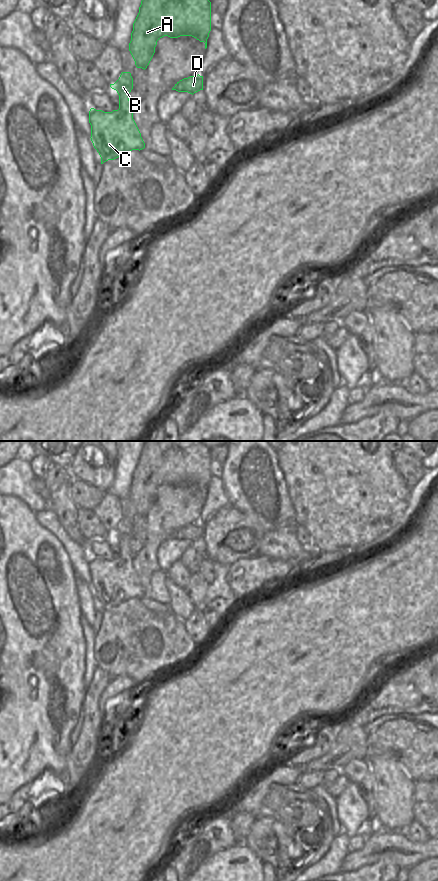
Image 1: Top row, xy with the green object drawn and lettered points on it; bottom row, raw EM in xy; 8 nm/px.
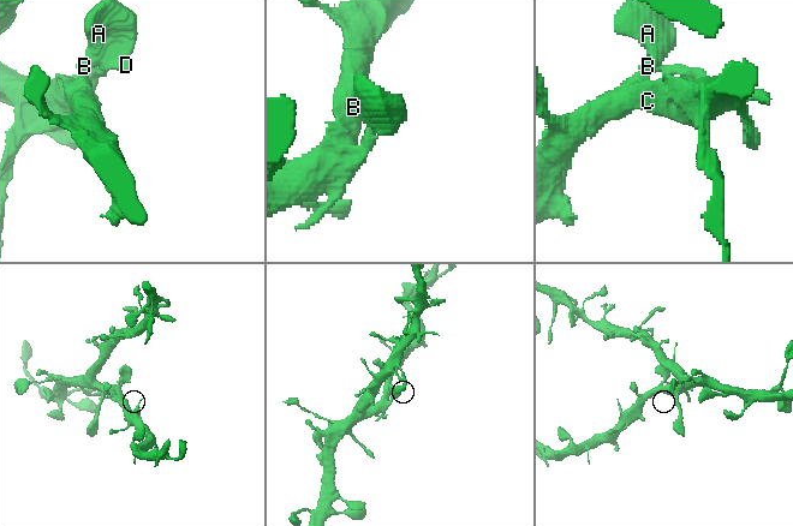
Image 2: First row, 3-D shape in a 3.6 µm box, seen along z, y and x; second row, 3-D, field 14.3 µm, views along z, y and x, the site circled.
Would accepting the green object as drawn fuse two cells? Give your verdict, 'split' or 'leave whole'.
leave whole

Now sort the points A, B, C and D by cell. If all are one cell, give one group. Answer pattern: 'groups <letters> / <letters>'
groups A B C D

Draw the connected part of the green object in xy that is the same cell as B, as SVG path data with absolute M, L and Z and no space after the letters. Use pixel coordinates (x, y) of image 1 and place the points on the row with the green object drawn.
M122 72L119 79L110 84L119 95L119 109L104 112L91 108L89 123L91 141L101 157L101 164L114 160L132 150L142 150L145 143L133 119L133 107L129 93L133 89L130 72Z

